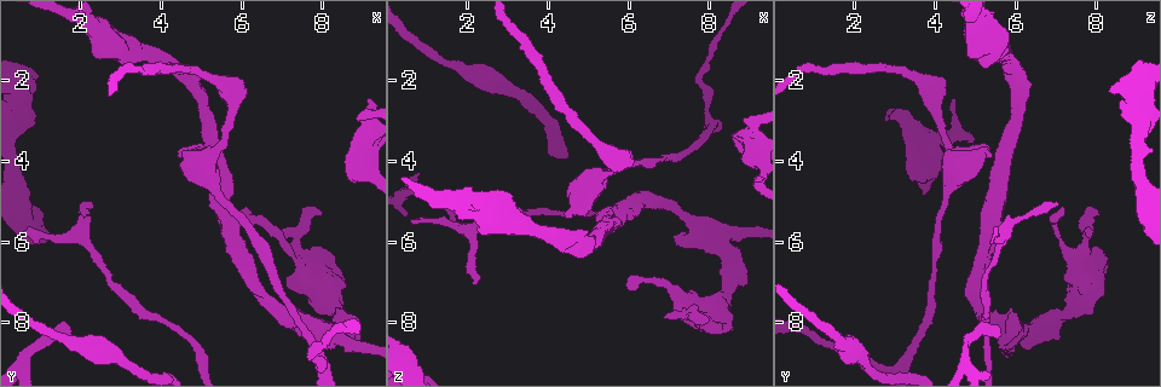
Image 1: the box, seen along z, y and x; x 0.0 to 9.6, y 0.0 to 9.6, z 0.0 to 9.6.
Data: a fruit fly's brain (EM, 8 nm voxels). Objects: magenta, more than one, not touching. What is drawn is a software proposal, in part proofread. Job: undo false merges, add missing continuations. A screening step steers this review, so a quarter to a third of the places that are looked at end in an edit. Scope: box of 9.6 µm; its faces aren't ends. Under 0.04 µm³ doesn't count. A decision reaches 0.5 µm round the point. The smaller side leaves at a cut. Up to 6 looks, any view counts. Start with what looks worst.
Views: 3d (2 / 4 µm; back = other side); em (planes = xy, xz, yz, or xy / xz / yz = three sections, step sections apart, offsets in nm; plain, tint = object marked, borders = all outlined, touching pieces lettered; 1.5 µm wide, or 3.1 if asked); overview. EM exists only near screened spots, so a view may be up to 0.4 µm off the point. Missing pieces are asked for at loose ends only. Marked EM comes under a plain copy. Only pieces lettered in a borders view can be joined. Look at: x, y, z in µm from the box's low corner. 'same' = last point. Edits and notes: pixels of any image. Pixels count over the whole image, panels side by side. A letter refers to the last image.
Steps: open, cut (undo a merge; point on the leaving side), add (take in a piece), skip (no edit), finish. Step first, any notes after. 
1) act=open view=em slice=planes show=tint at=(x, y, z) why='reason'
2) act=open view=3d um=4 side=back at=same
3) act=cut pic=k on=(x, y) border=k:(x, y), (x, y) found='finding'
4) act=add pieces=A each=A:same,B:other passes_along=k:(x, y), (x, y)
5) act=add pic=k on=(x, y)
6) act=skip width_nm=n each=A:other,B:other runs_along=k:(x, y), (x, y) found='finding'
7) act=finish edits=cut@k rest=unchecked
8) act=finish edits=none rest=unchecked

act=open view=3d um=4 at=(2.15, 5.05, 7.10) why='an open end'

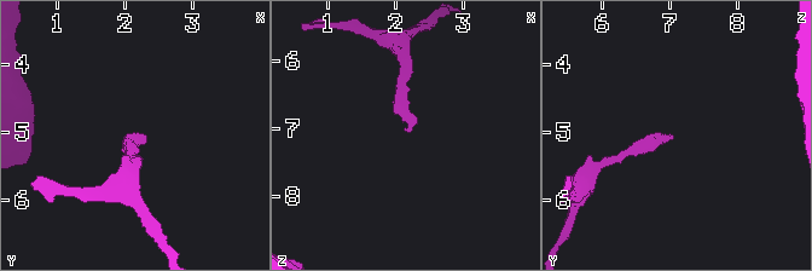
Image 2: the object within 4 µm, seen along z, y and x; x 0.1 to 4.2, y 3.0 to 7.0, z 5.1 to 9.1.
act=open view=em slice=yz step=4 show=tint at=(2.20, 5.05, 7.05)

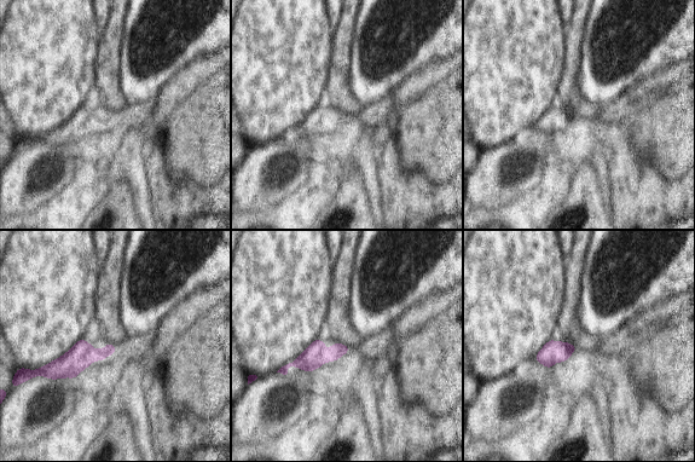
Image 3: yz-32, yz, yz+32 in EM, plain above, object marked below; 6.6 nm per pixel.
act=open view=em slice=planes show=borders at=same

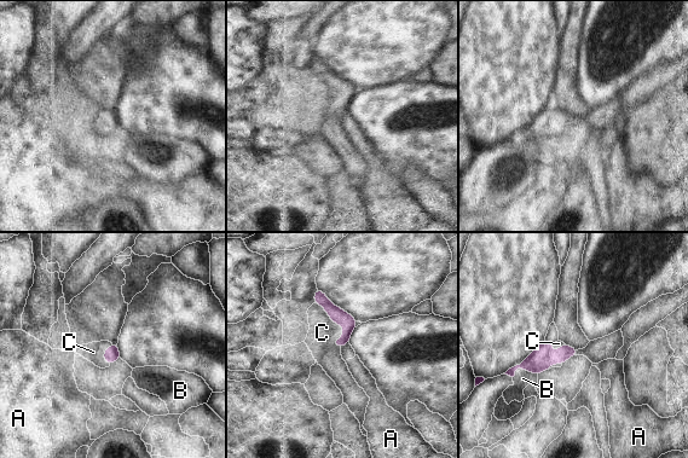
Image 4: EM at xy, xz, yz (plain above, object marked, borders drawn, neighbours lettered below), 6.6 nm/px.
act=add pic=4 on=(322, 332) each=A:other,B:other,C:same found='the cell continues'

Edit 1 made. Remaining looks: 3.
act=open view=em slice=planes show=tint at=(1.70, 8.30, 5.65) why='free end'

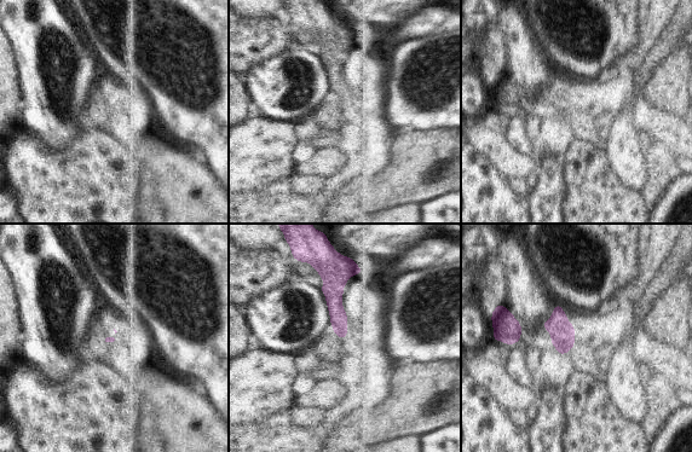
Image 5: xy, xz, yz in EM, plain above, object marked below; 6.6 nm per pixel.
act=open view=em slice=planes show=borders at=same why='what lies round it'

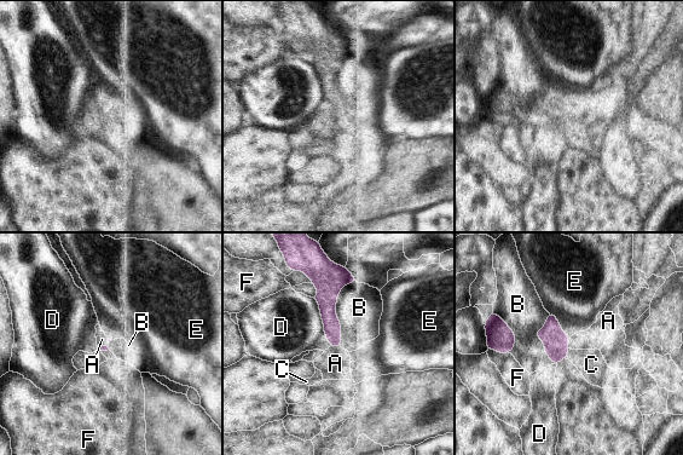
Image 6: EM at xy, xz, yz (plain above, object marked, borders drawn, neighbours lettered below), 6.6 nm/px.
act=skip each=A:other,B:other,C:other,D:other,E:other,F:other runs_along=6:(333, 276), (329, 318), (336, 344) found='no lettered piece goes on from it'

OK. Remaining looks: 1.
act=finish edits=add@4 rest=unchecked

